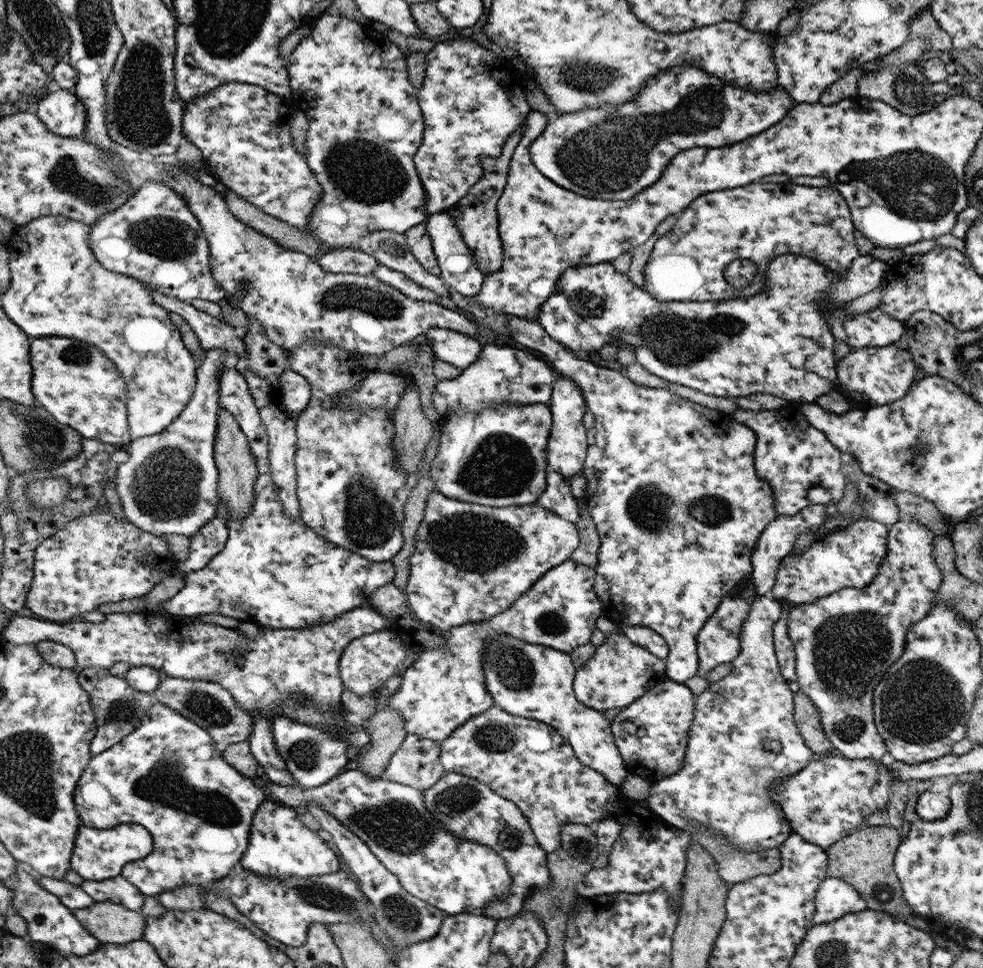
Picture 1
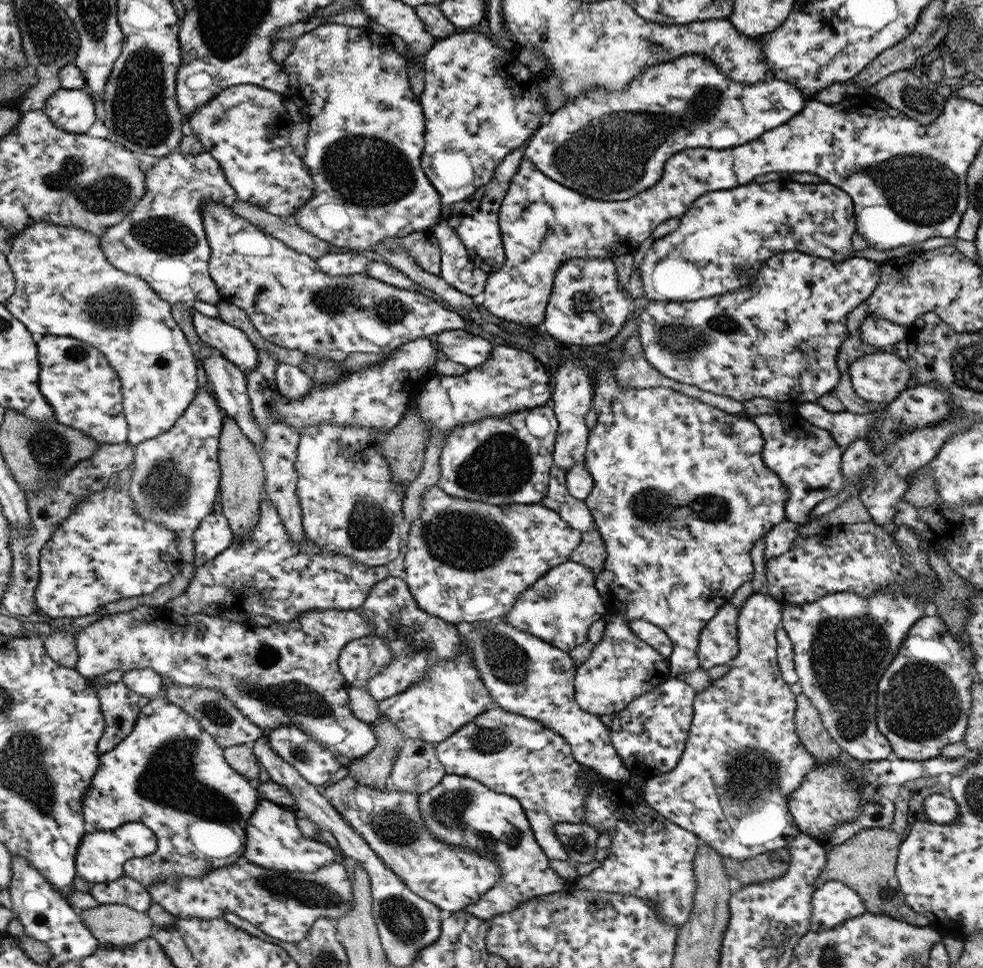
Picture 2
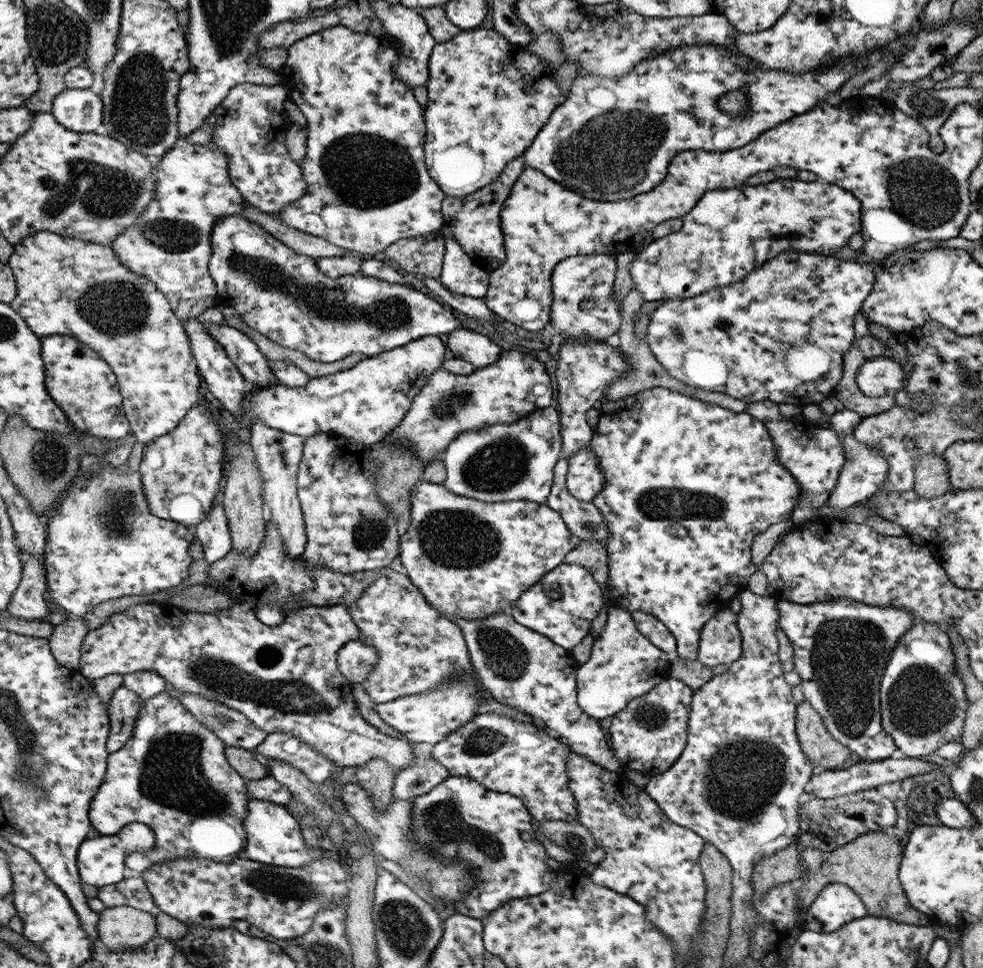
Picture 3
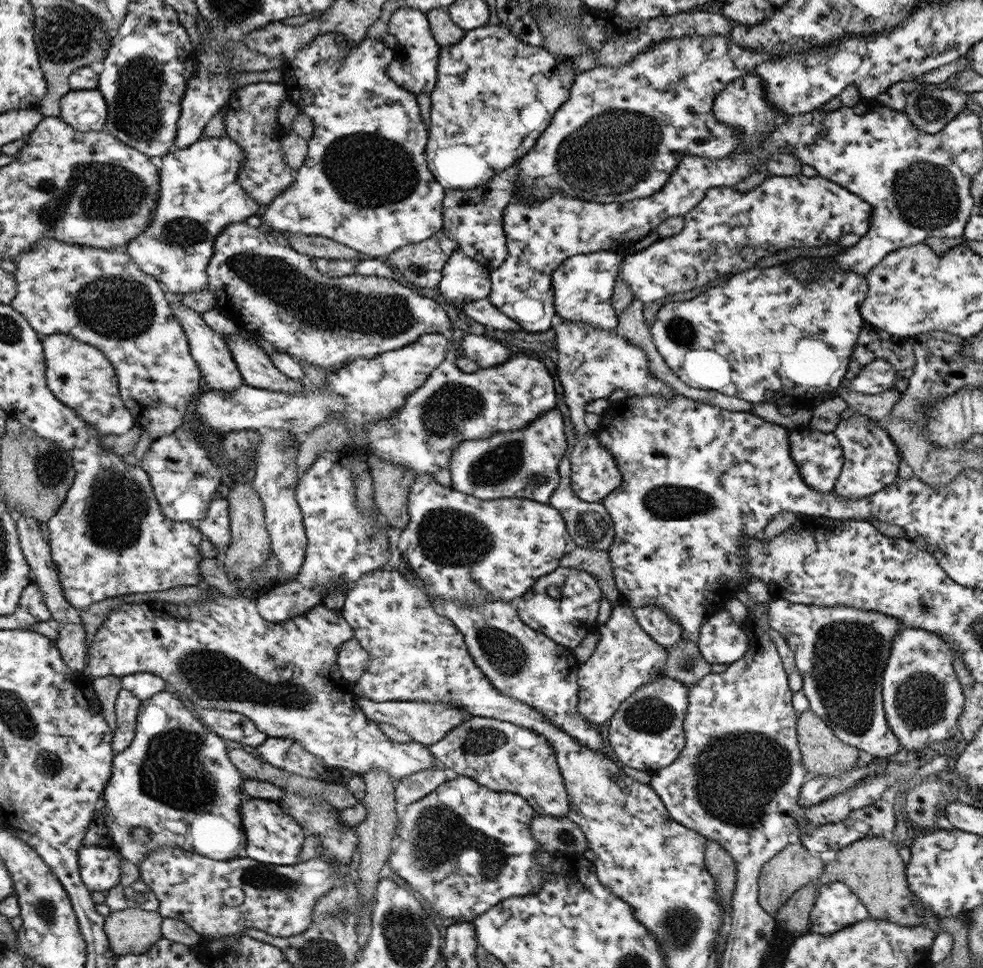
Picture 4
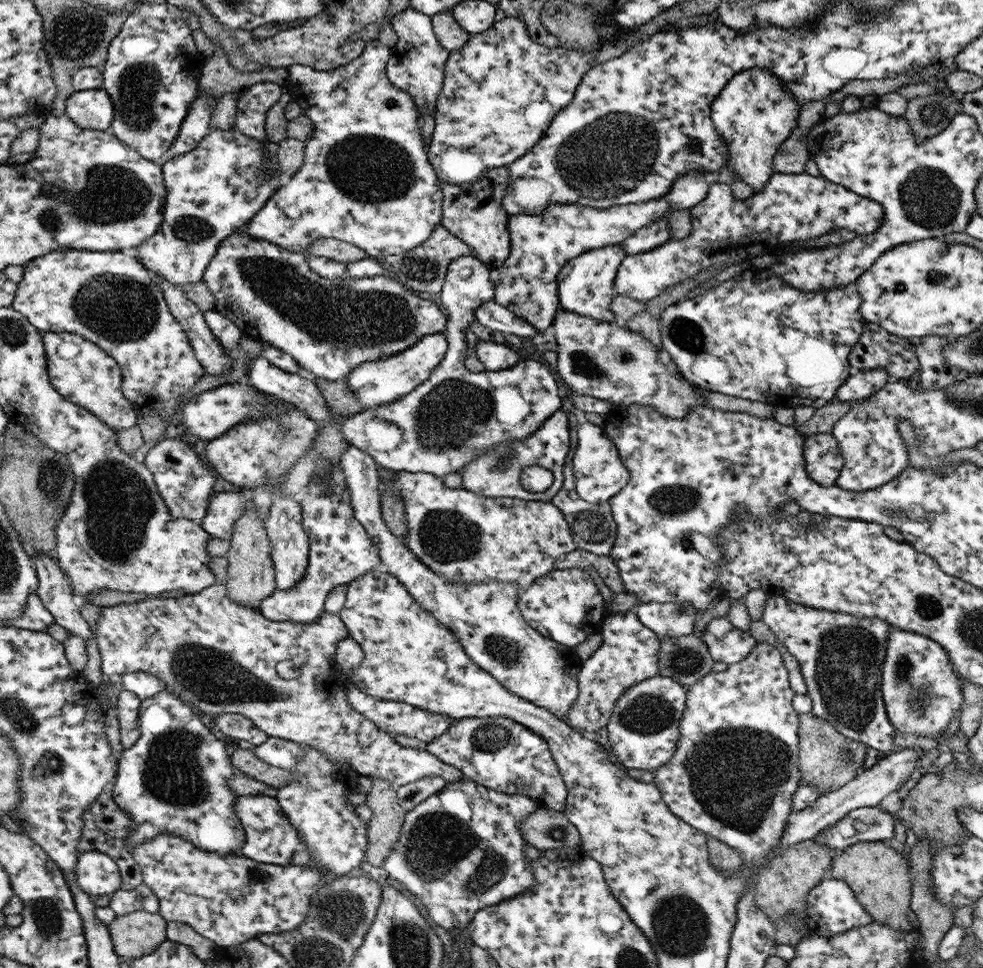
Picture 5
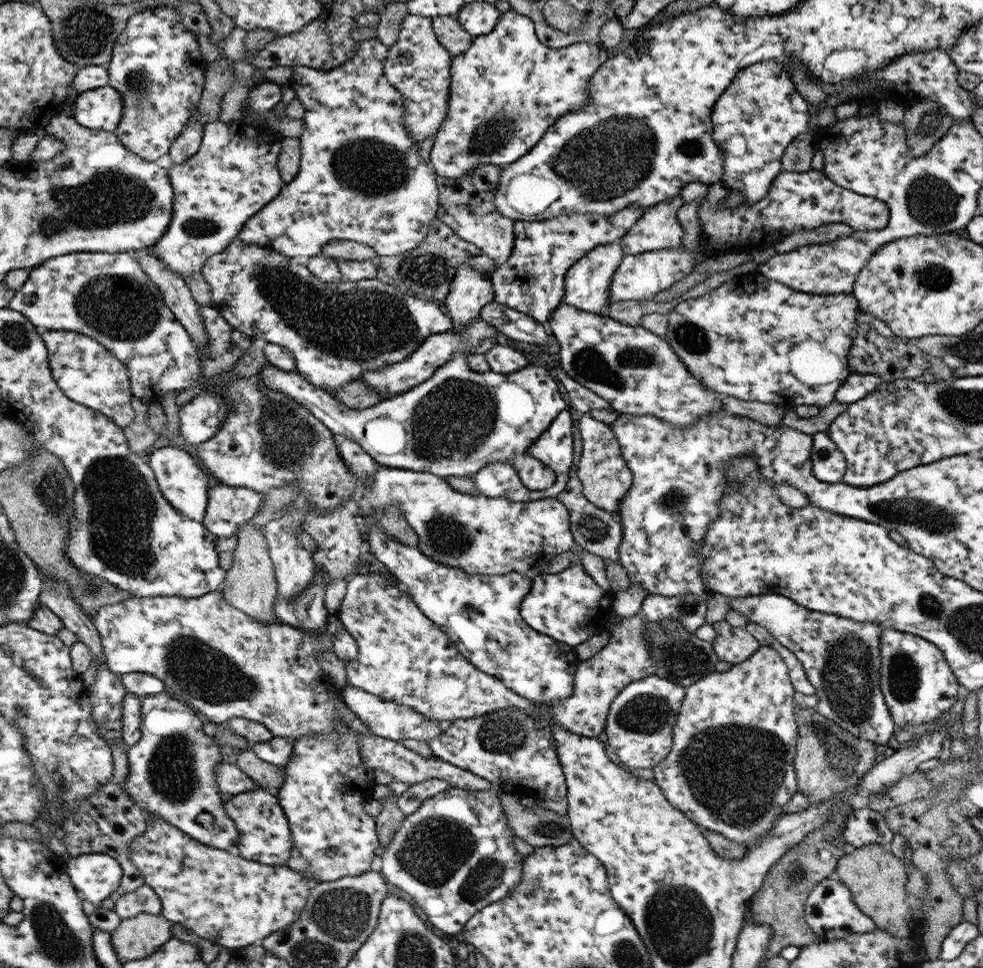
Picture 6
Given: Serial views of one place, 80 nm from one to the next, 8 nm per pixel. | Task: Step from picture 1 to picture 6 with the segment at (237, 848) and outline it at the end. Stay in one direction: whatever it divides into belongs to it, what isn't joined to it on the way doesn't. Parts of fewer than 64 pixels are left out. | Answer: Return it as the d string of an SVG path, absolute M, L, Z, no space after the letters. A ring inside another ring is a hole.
M165 691L142 700L142 738L134 747L127 748L129 774L122 788L126 795L144 812L165 820L202 844L220 850L233 850L239 842L236 824L225 809L225 795L217 784L217 766L223 762L222 751L212 738L208 723L200 714Z

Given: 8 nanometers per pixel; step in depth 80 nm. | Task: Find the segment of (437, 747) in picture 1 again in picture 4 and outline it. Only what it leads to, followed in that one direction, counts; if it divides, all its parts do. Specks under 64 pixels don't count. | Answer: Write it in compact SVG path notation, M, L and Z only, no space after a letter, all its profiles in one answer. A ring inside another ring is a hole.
M434 767L404 777L395 786L396 803L408 806L424 799L435 792L436 788L441 787L449 776L450 773L445 772L444 767L442 769Z

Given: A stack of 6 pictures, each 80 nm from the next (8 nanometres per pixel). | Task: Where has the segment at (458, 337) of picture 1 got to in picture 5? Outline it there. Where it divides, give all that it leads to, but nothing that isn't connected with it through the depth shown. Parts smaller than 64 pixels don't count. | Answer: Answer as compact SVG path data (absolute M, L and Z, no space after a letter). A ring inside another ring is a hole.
M479 339L470 353L474 354L487 370L504 370L514 367L521 359L520 355L507 344Z

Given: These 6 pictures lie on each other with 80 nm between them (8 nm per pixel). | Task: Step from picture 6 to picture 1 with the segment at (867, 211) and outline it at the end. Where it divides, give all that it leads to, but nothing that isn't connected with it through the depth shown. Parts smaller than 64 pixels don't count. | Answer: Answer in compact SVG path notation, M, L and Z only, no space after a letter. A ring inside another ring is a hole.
M758 181L727 191L708 192L696 199L687 211L679 214L672 232L660 238L654 238L654 249L645 266L643 288L656 297L656 300L678 303L751 298L761 291L760 286L767 281L767 266L770 261L786 253L811 257L832 272L846 272L853 260L860 256L854 230L848 203L832 186L811 188L797 186L790 181L786 184L766 184ZM736 258L748 258L758 265L754 284L740 289L725 285L724 269Z

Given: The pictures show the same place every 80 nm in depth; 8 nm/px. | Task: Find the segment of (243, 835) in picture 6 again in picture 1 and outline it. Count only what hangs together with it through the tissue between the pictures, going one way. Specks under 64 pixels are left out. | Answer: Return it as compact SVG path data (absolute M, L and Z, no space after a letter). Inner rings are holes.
M270 798L255 812L247 852L240 860L243 868L258 876L288 878L289 876L320 876L340 870L340 859L317 831L310 830L301 819L301 810Z

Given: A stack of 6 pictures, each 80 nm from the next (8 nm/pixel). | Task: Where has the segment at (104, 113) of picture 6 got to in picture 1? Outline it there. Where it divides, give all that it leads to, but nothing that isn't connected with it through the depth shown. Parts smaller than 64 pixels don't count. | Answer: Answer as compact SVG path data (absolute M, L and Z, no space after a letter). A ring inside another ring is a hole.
M54 88L46 97L34 104L51 132L60 136L82 136L87 126L87 109L82 100L71 90Z

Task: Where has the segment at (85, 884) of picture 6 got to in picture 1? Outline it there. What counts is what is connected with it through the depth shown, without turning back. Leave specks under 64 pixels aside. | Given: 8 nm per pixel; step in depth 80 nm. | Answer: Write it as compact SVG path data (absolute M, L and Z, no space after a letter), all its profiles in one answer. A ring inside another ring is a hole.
M122 824L108 830L80 826L71 856L71 869L86 880L101 881L122 874L123 867L132 861L153 856L154 836L138 824Z

